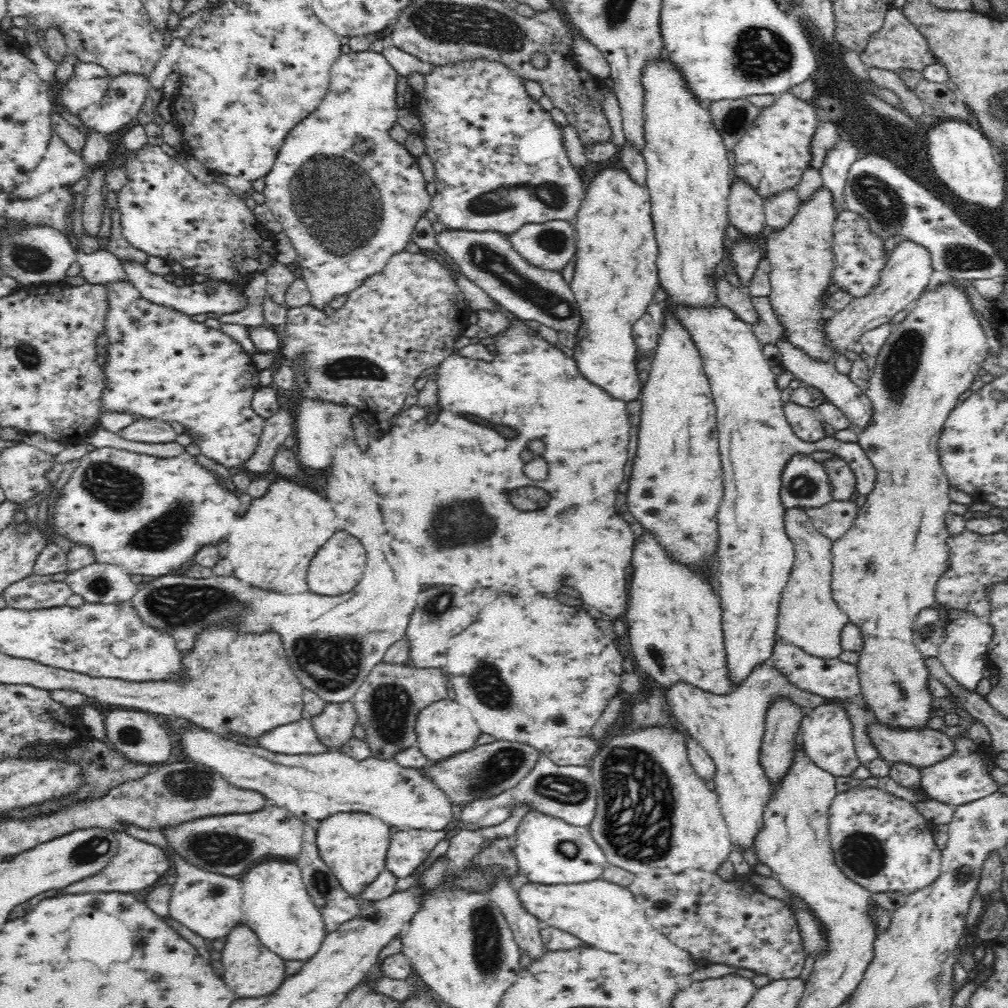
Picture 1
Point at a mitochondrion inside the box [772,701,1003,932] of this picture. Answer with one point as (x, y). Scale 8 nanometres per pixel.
(865, 854)

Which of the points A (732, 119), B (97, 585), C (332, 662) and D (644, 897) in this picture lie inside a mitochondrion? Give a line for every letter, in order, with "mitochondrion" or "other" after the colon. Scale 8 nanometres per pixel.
A: mitochondrion
B: mitochondrion
C: mitochondrion
D: other

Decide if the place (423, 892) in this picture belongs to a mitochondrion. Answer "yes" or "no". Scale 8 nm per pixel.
no

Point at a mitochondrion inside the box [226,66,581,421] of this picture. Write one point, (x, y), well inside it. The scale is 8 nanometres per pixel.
(340, 207)

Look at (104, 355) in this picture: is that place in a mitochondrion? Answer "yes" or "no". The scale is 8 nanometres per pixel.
no

